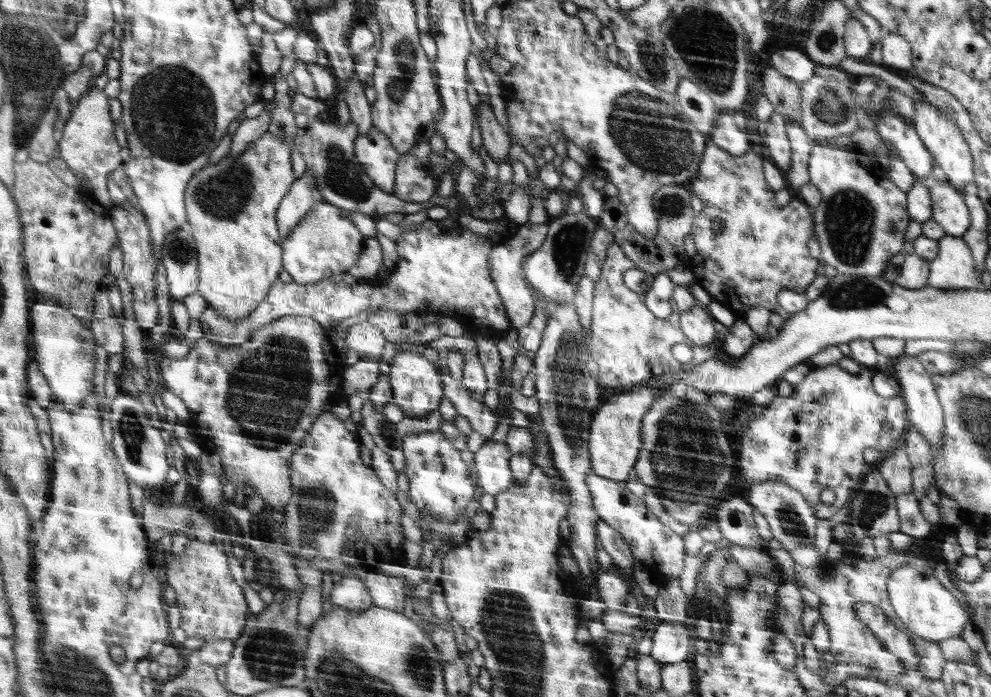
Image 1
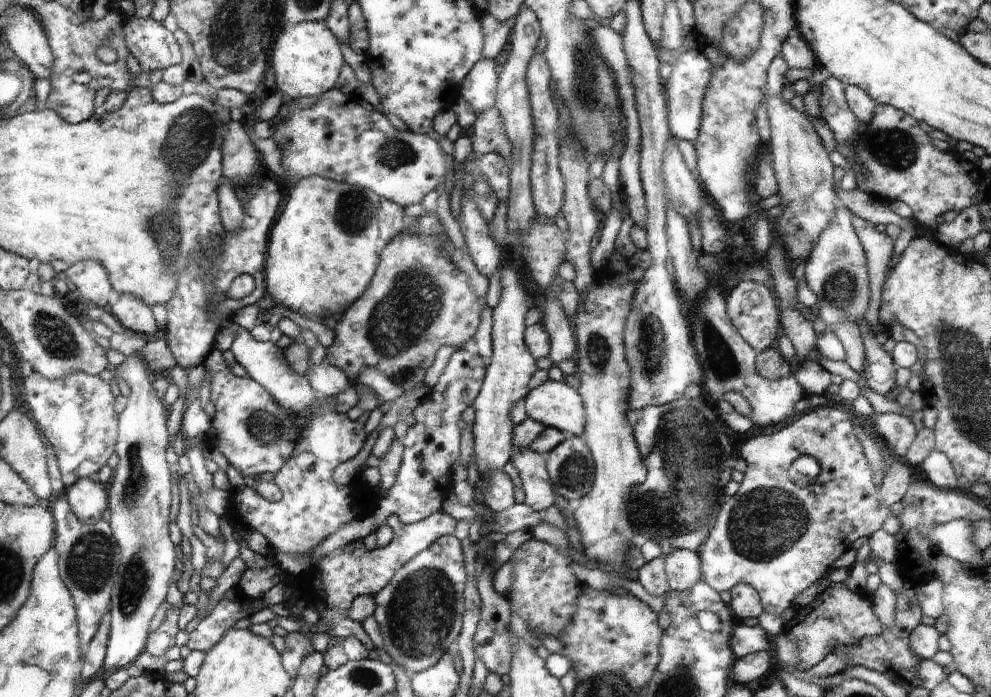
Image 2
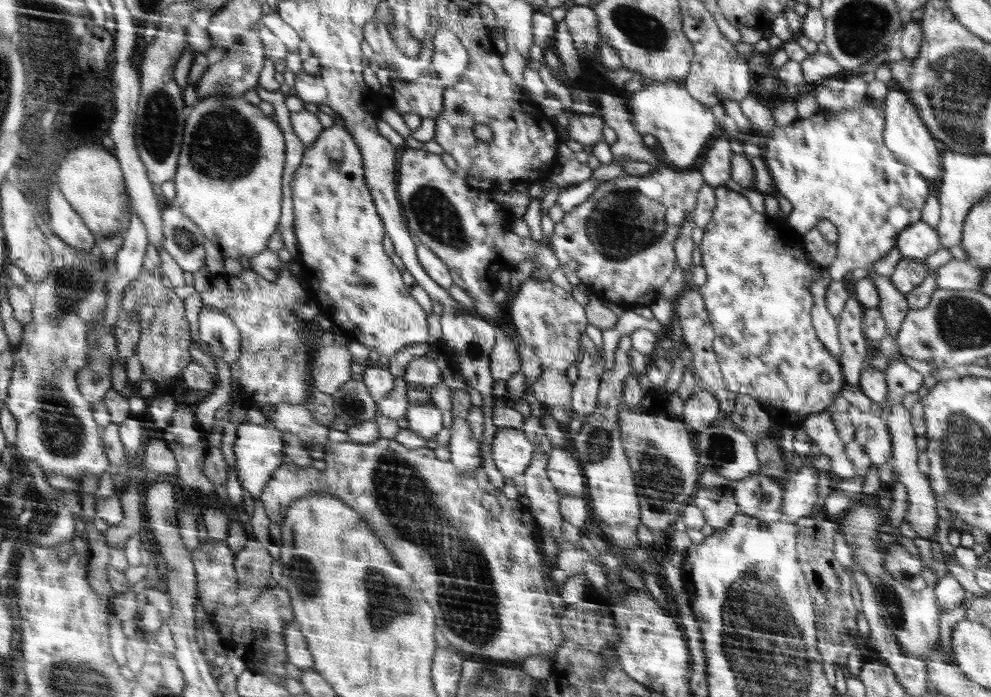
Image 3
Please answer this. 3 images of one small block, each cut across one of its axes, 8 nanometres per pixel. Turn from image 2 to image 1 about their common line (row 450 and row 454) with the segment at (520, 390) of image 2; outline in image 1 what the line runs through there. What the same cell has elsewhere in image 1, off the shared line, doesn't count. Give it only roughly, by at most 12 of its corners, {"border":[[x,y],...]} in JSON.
{"border":[[490,440],[474,453],[481,492],[506,491],[514,482],[512,452]]}

